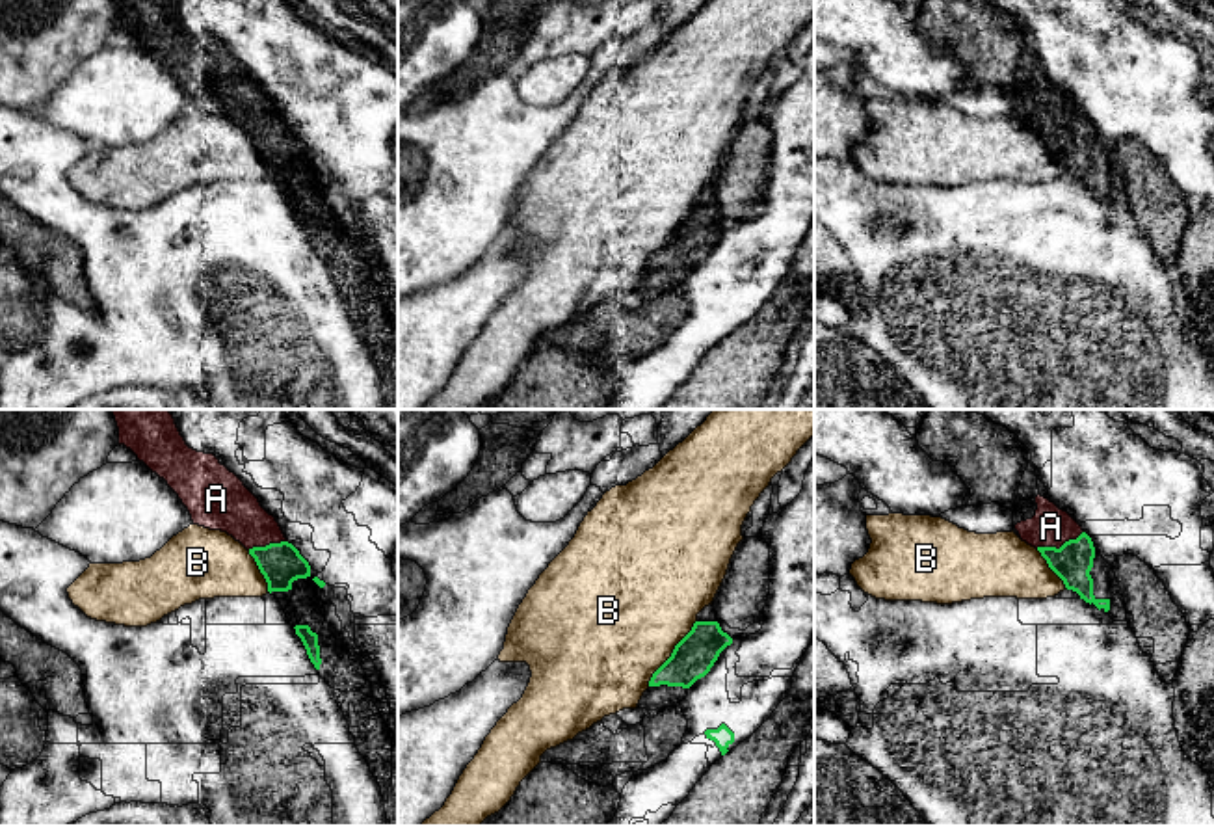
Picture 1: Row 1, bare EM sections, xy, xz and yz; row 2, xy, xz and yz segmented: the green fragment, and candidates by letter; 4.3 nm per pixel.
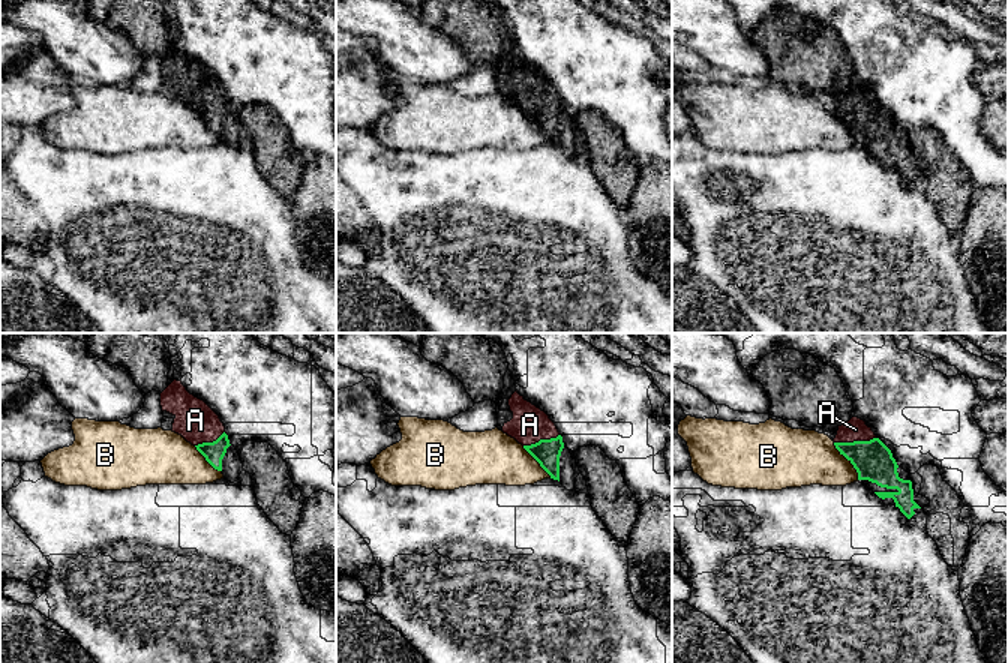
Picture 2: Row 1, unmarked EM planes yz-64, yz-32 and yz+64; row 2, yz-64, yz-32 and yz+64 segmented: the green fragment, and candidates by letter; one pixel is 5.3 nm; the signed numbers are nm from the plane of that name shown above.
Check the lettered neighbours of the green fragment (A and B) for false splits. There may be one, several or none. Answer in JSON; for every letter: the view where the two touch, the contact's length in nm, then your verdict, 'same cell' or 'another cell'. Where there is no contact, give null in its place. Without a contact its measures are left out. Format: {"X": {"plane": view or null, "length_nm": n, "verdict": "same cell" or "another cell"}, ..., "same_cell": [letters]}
{"A": {"plane": "yz", "length_nm": 220, "verdict": "same cell"}, "B": {"plane": "xz", "length_nm": 360, "verdict": "another cell"}, "same_cell": ["A"]}

